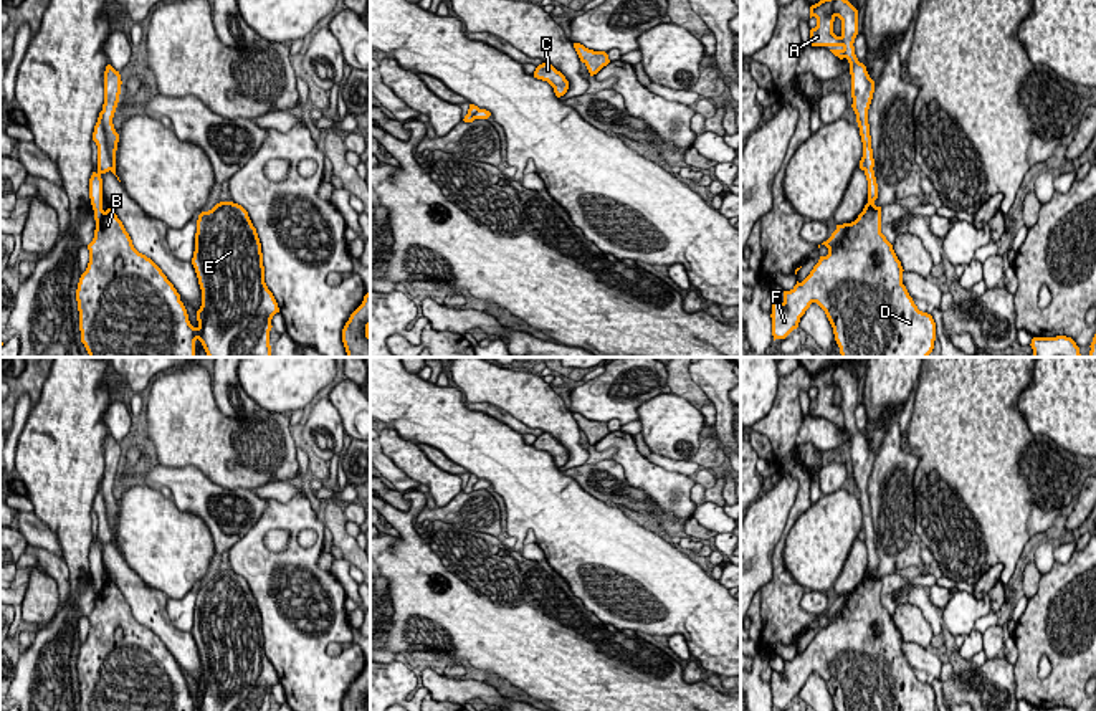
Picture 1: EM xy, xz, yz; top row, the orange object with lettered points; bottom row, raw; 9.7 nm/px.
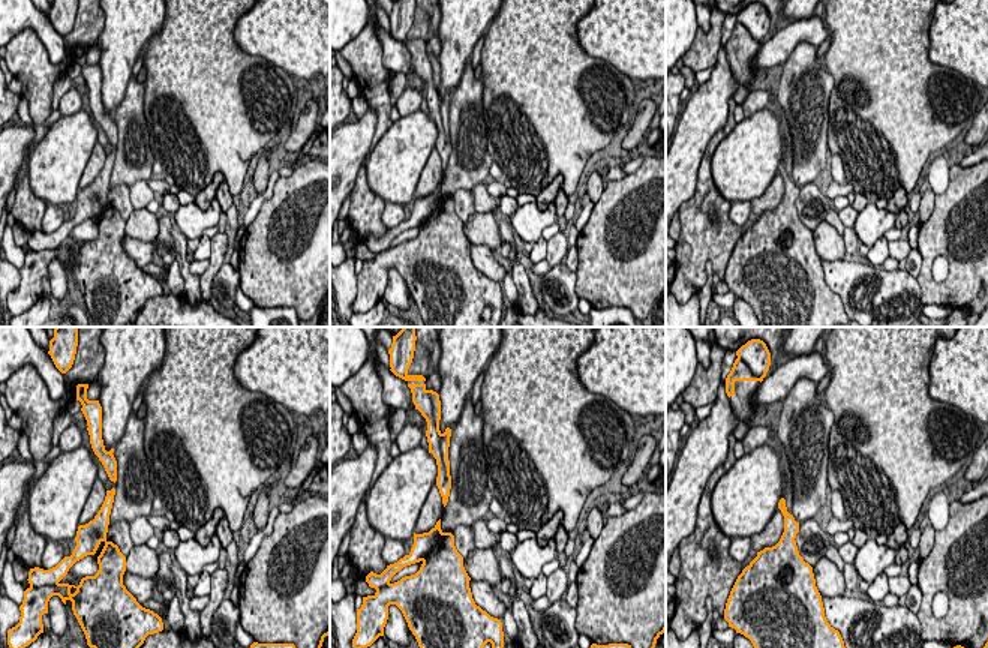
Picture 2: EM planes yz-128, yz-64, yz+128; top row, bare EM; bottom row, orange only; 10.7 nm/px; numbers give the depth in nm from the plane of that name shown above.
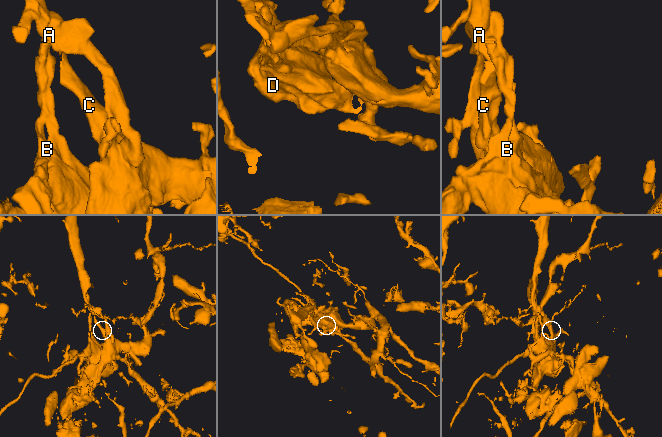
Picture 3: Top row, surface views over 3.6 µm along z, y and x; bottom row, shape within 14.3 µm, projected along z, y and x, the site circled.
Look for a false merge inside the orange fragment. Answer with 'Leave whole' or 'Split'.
Split

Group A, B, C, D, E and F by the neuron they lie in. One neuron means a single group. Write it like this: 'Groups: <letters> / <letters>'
Groups: A C E / B D F

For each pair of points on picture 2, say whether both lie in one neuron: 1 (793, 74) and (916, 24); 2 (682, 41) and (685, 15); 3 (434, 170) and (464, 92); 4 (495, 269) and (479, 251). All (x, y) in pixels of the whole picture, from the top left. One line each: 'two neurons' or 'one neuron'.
1: two neurons
2: one neuron
3: two neurons
4: one neuron

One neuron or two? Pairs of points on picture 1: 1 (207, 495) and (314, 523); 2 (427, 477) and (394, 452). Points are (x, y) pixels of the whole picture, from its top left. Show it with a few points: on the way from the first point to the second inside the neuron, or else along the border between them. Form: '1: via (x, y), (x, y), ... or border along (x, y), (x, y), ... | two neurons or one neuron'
1: border along (268, 500), (262, 516), (238, 539) | two neurons
2: via (419, 468), (402, 452) | one neuron

